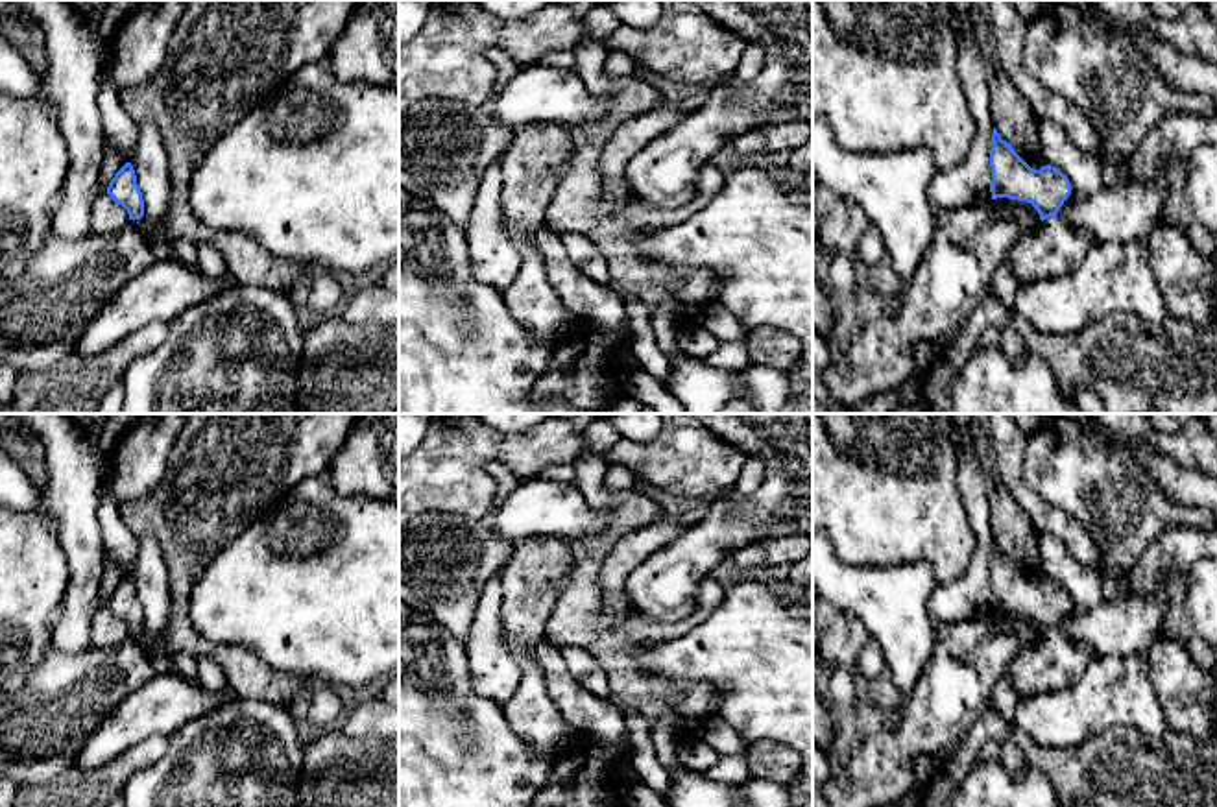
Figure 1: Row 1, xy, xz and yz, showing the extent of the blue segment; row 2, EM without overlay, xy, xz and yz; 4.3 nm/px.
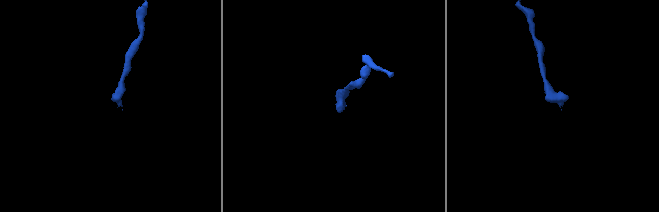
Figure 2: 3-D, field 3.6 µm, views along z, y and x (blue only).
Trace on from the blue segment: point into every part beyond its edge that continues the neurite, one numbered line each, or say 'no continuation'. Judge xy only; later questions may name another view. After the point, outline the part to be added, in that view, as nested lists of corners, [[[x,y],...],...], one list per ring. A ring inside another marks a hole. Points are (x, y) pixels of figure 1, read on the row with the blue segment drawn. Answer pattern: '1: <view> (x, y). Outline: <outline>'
1: xy (43, 311). Outline: [[[129,220],[120,233],[92,233],[79,240],[50,233],[20,275],[0,279],[0,367],[11,366],[17,373],[54,367],[74,353],[79,334],[107,301],[155,260],[137,220]]]

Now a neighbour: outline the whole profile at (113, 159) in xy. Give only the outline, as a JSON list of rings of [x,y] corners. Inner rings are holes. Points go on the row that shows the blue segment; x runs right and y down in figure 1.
[[[105,139],[103,140],[103,159],[102,159],[102,174],[100,174],[100,188],[98,194],[107,194],[107,187],[114,174],[127,163],[127,159]]]

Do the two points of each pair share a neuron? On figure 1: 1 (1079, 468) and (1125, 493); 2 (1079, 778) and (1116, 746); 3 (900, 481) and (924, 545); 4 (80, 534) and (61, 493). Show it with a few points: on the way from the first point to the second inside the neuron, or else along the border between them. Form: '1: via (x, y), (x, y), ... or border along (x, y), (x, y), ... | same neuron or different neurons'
1: via (1090, 479), (1108, 493), (1114, 493) | same neuron
2: via (1088, 772), (1107, 756) | same neuron
3: via (900, 497), (924, 529) | same neuron
4: via (76, 525), (69, 503) | same neuron

